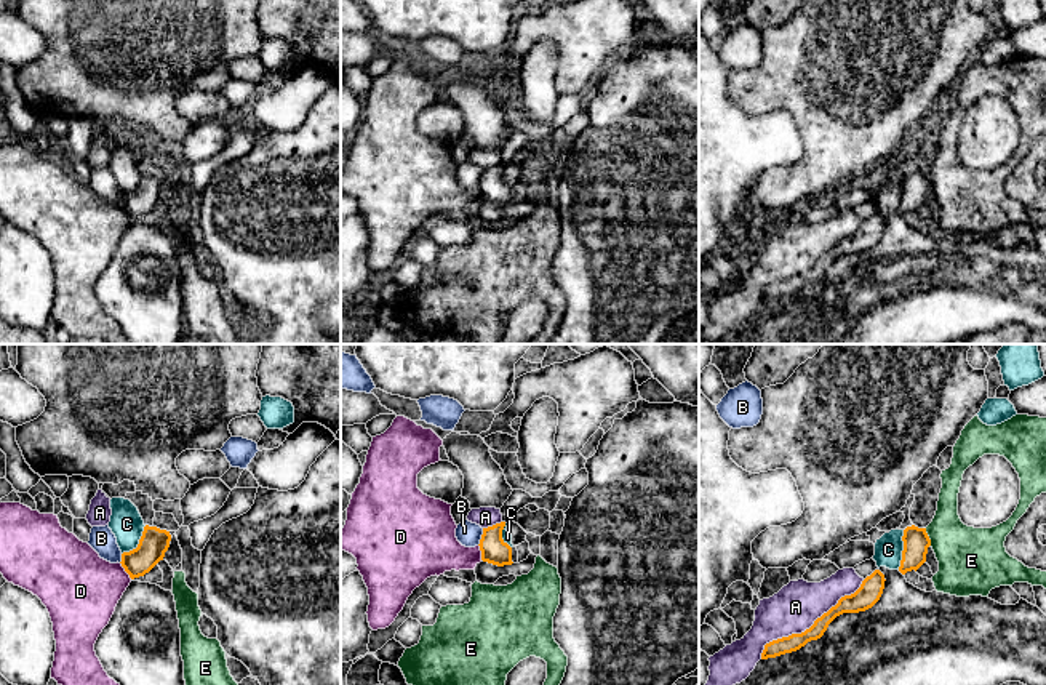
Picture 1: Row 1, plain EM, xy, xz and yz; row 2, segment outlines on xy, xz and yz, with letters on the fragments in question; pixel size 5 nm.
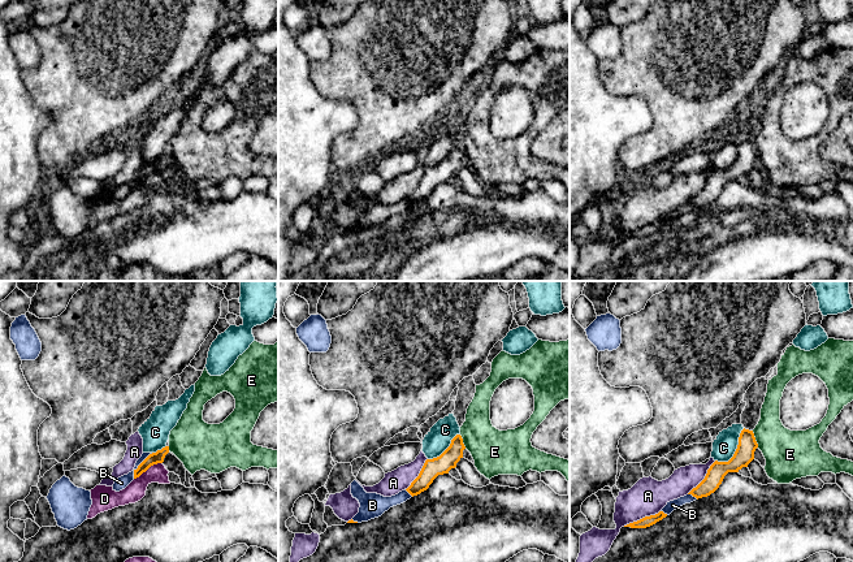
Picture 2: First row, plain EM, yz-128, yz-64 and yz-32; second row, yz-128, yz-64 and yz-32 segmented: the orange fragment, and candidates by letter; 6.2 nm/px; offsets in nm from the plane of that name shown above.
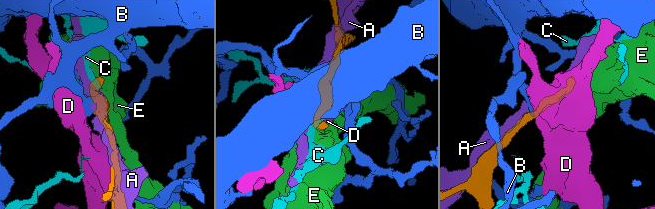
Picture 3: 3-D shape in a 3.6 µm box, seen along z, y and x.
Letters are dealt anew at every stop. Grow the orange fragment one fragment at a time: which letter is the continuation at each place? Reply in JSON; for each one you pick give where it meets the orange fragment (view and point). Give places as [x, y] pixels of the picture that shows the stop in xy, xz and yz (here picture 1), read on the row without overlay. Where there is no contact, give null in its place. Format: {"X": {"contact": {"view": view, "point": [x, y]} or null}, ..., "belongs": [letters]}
{"belongs": []}

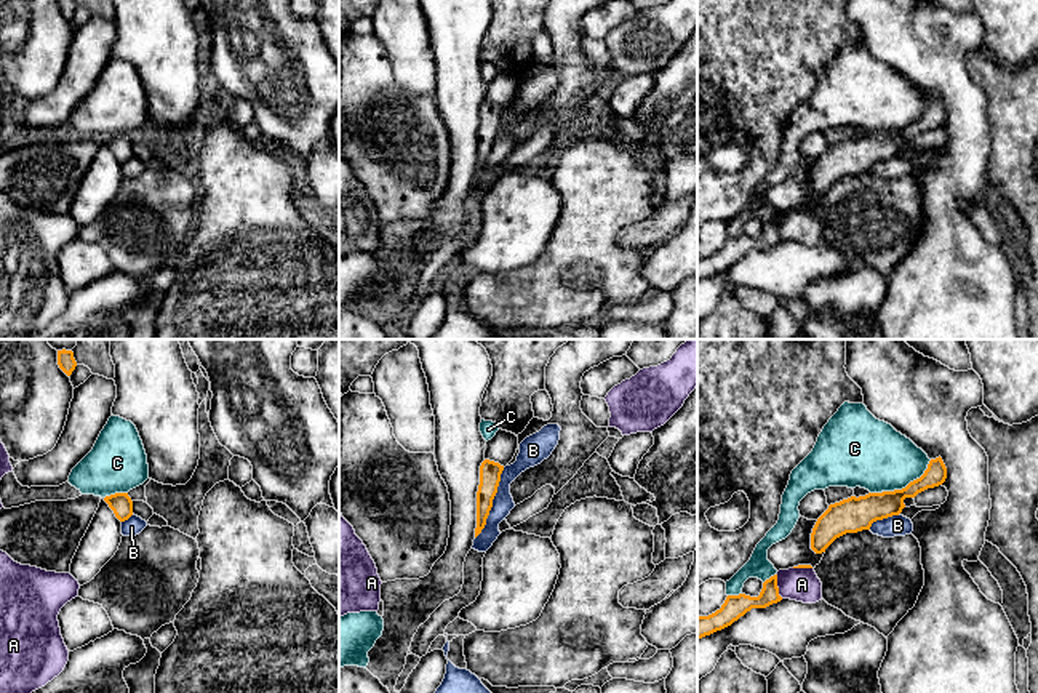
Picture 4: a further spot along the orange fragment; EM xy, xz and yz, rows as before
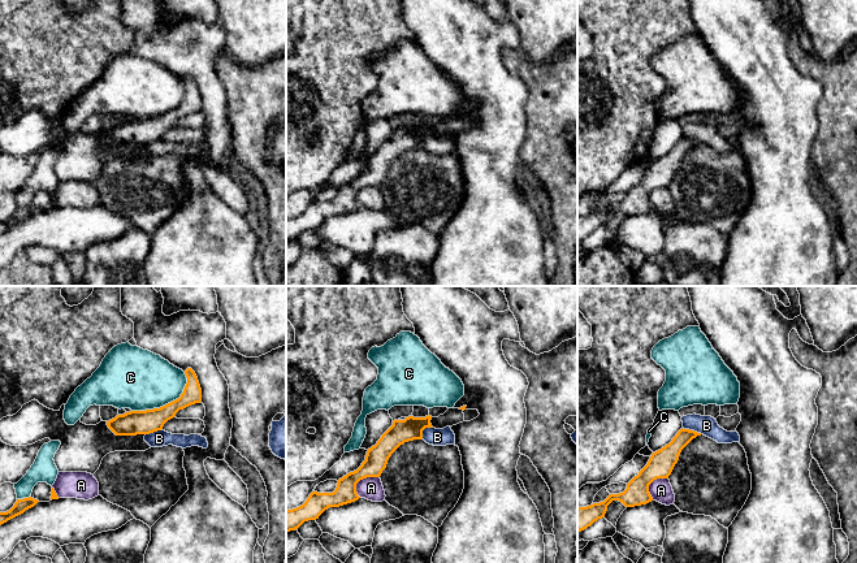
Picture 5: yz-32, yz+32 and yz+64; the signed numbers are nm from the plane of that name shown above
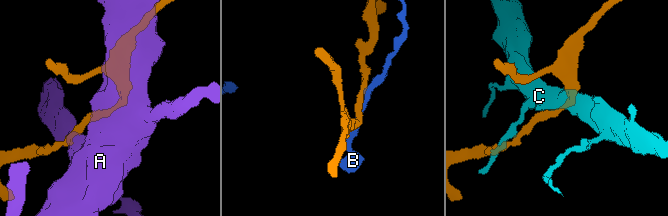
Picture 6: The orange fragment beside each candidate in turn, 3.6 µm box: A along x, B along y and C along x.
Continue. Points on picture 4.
{"belongs": []}

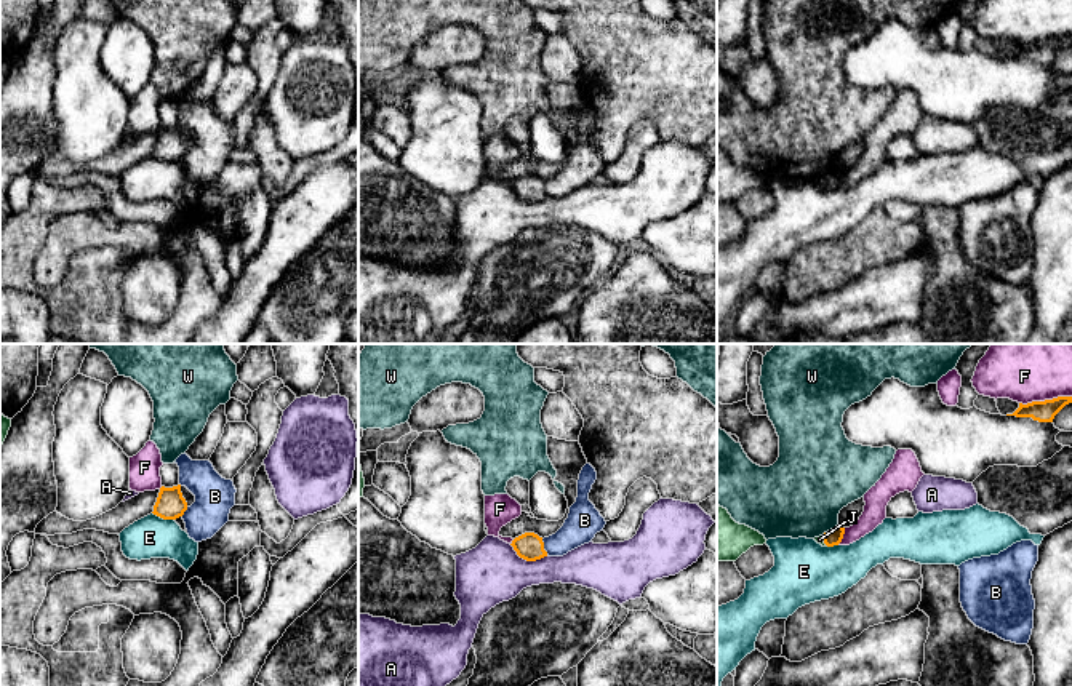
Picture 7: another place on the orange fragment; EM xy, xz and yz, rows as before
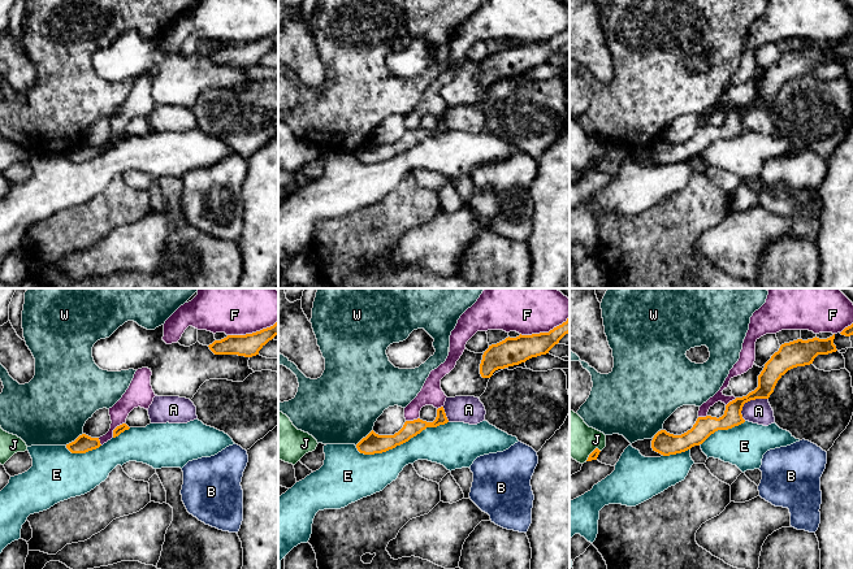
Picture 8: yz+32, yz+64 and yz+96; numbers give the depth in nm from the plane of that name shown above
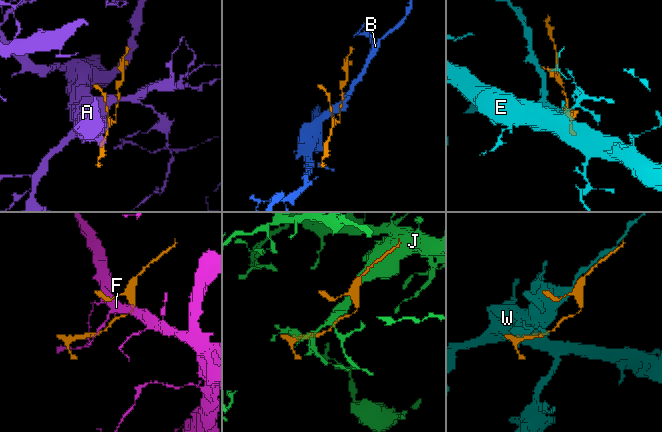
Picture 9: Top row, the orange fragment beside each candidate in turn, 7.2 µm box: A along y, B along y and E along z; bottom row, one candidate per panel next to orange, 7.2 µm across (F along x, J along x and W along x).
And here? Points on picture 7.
{"belongs": []}

